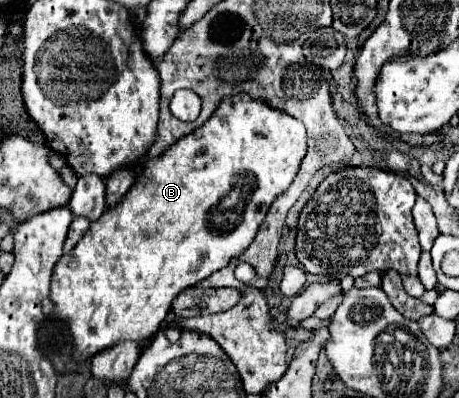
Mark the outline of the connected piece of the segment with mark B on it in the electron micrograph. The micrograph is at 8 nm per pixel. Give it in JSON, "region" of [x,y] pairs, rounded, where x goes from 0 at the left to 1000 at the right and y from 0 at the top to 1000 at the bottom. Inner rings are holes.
{"region":[[[519,239],[519,244],[492,244],[479,259],[479,269],[466,279],[466,289],[440,319],[431,319],[423,334],[410,334],[405,344],[397,344],[392,354],[370,364],[370,374],[362,384],[353,384],[353,394],[322,399],[309,415],[305,440],[296,445],[296,455],[283,470],[283,480],[275,485],[275,495],[257,515],[235,520],[222,535],[222,545],[196,565],[196,575],[166,611],[166,621],[157,631],[139,636],[118,671],[109,751],[122,761],[122,776],[118,776],[113,791],[131,796],[148,812],[153,837],[161,847],[161,902],[196,897],[196,892],[205,892],[205,887],[240,872],[240,867],[253,867],[261,857],[275,857],[275,852],[301,857],[301,862],[314,862],[318,852],[327,852],[344,832],[362,786],[370,781],[375,756],[401,726],[427,716],[431,706],[458,696],[466,681],[492,671],[510,646],[519,646],[545,616],[545,606],[553,606],[566,565],[575,560],[575,545],[580,545],[588,515],[601,505],[606,490],[614,490],[636,465],[636,450],[649,430],[649,415],[662,394],[662,384],[667,384],[667,324],[654,304],[645,304],[641,294],[632,294],[614,279],[593,274],[571,249],[545,249],[540,239]]]}

